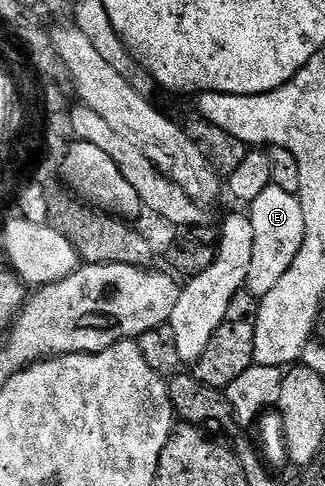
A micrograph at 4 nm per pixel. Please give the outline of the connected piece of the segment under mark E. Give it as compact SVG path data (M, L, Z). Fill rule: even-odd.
M268 186L258 200L250 204L250 217L254 224L254 256L250 260L250 276L247 293L263 296L286 276L290 264L302 248L302 240L306 236L306 220L302 220L302 204L297 195L282 192L282 188Z

